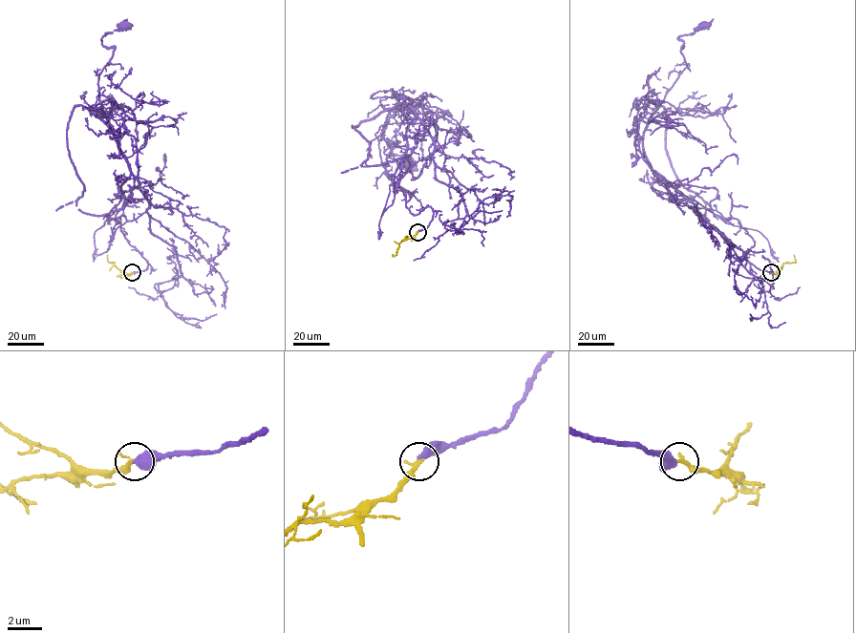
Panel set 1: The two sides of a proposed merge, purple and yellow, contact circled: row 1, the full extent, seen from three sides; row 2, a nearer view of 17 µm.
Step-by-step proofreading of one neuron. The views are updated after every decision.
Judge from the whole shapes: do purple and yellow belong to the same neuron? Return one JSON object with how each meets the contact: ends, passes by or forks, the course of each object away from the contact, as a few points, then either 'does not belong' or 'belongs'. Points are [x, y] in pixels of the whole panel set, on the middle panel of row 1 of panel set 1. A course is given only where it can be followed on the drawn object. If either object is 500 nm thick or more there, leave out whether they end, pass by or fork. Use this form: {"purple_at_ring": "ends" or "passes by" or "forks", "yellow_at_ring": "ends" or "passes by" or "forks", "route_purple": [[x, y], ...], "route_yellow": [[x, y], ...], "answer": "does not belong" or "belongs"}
{"purple_at_ring": "ends", "yellow_at_ring": "ends", "route_purple": [[417, 231], [433, 209], [414, 215], [395, 181], [416, 114], [398, 104], [383, 138], [409, 164]], "route_yellow": [[417, 231], [404, 239], [396, 254], [393, 255]], "answer": "belongs"}

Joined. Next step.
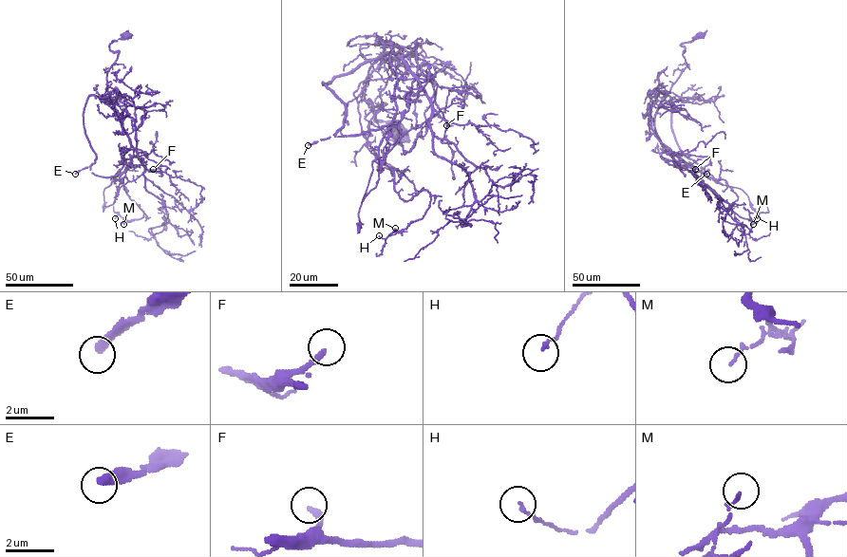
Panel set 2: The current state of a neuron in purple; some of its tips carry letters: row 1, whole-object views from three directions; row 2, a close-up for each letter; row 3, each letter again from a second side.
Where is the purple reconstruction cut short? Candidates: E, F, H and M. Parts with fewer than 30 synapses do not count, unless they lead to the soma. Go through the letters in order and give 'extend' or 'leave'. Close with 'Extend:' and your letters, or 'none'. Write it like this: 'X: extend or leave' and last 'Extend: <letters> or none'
E: extend
F: extend
H: leave
M: leave
Extend: E, F

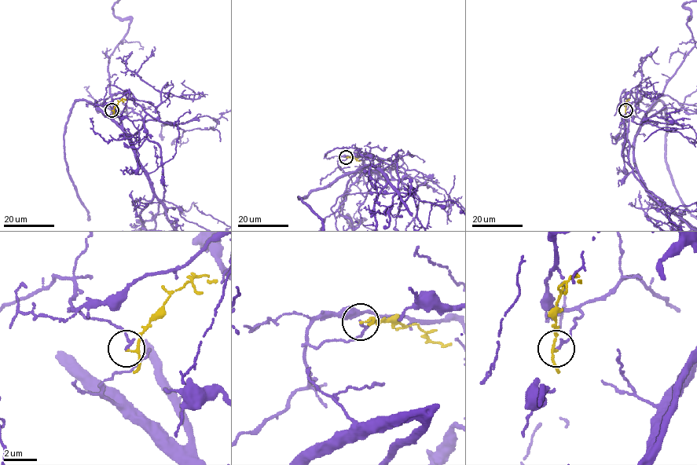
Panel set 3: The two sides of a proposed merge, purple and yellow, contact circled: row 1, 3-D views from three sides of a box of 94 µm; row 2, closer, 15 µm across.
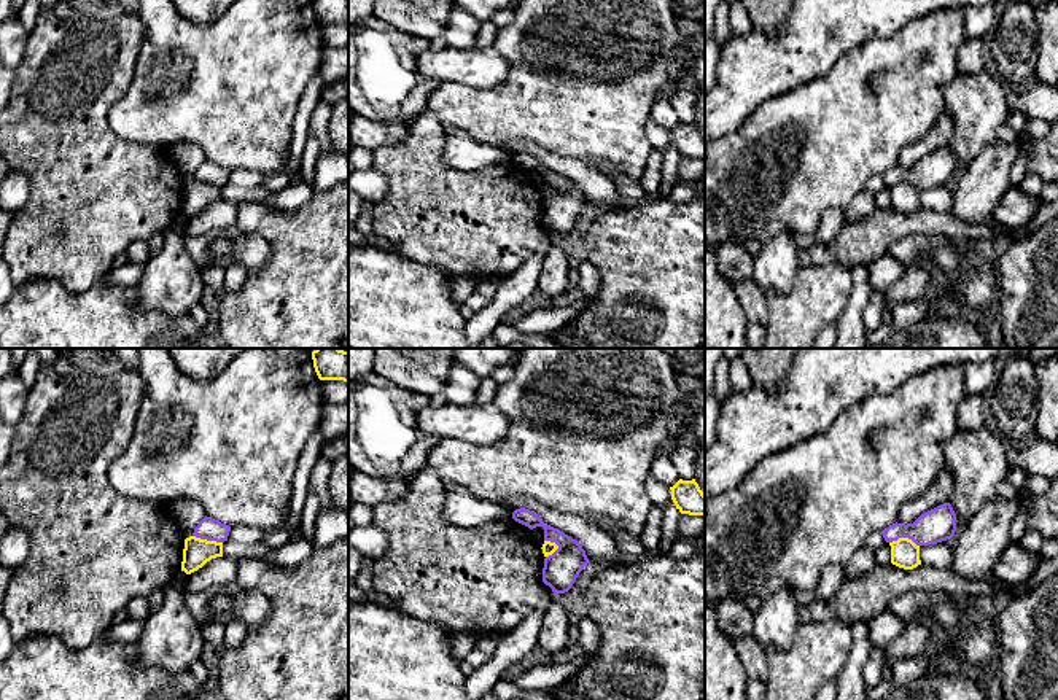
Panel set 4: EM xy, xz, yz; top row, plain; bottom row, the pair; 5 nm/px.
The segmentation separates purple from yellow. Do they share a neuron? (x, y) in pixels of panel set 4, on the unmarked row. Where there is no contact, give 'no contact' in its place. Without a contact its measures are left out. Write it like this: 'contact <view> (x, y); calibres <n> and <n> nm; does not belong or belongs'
contact xy (207, 183); calibres 120 and 140 nm; does not belong

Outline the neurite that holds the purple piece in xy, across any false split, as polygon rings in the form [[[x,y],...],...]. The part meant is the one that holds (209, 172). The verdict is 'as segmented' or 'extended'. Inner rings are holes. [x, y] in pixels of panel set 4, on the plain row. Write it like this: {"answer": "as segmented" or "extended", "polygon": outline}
{"answer": "as segmented", "polygon": [[[205,159],[194,172],[193,180],[207,185],[224,186],[228,185],[229,175],[231,175],[229,169]]]}

